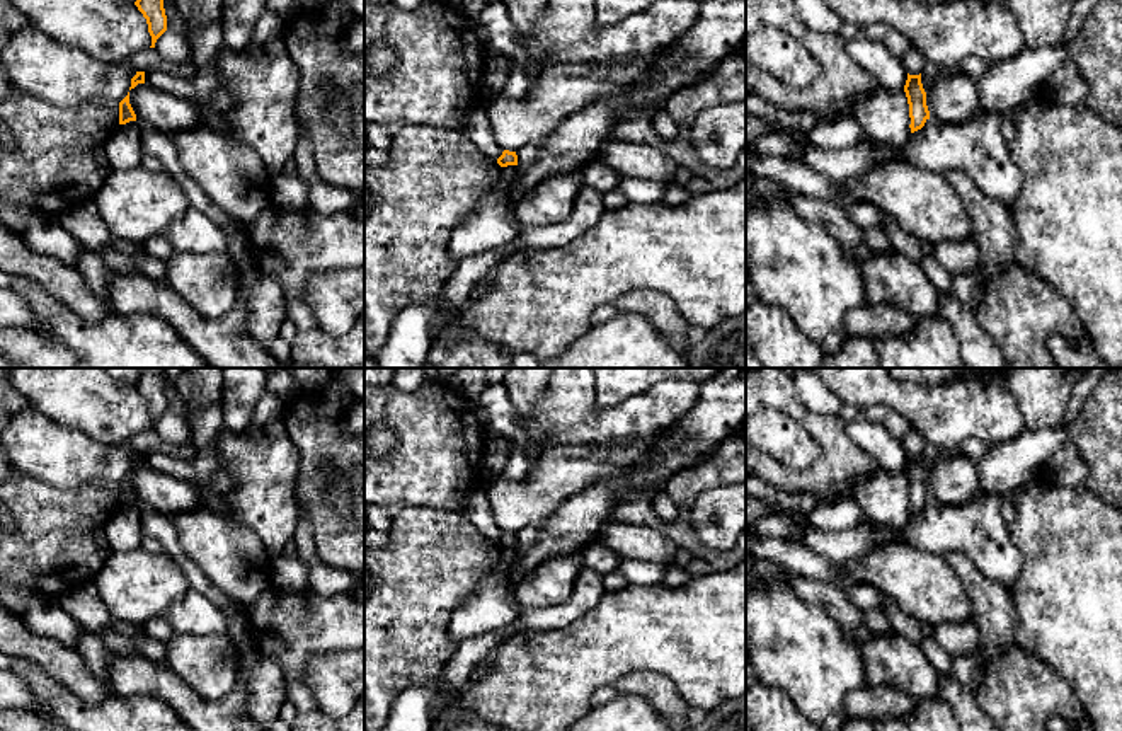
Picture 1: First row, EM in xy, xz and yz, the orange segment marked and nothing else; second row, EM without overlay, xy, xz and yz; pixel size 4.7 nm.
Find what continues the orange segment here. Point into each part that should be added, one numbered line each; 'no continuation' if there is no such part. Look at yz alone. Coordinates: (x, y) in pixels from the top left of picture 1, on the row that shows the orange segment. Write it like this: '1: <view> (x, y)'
no continuation

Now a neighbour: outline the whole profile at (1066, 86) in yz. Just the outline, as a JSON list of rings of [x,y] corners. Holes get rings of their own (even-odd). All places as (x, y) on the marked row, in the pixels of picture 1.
[[[1062,60],[1052,73],[1047,90],[1059,106],[1083,106],[1090,87],[1073,60]]]

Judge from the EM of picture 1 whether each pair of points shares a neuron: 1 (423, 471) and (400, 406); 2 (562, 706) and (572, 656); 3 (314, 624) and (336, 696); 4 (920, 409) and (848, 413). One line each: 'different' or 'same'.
1: same
2: same
3: different
4: different

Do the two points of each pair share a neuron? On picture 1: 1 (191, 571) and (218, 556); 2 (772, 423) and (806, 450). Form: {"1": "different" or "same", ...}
{"1": "different", "2": "same"}

